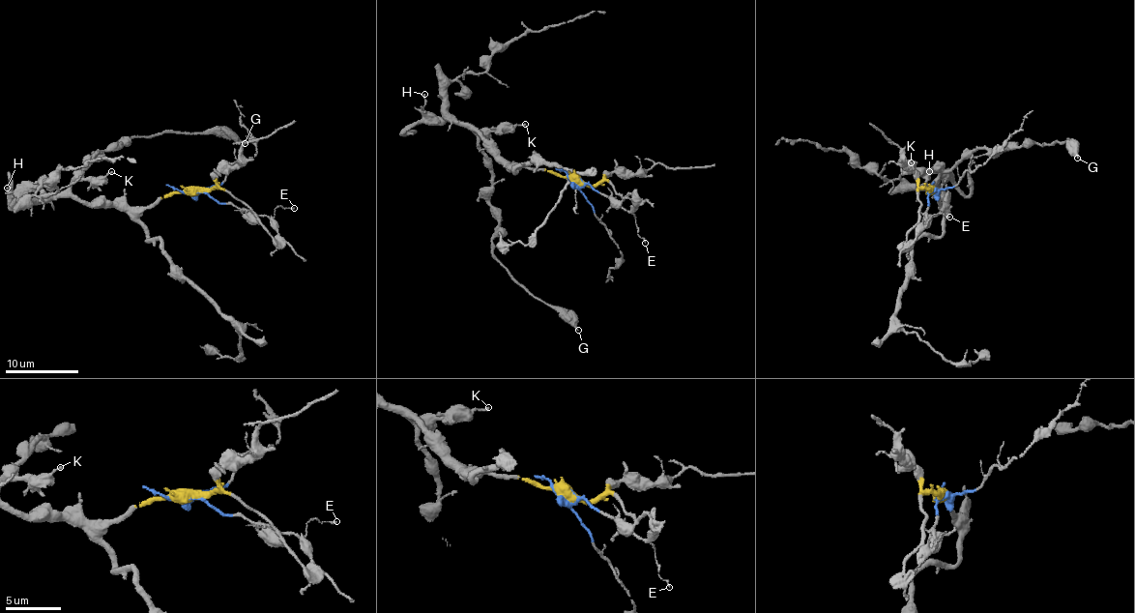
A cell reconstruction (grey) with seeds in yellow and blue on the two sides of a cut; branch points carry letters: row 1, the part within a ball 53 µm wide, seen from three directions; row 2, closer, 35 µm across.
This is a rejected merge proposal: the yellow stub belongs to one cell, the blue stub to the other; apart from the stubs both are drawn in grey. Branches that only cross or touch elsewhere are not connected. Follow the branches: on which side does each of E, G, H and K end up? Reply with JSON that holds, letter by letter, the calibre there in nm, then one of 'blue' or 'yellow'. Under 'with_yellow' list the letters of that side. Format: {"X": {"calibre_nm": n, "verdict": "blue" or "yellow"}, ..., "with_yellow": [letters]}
{"E": {"calibre_nm": 120, "verdict": "blue"}, "G": {"calibre_nm": 140, "verdict": "yellow"}, "H": {"calibre_nm": 150, "verdict": "yellow"}, "K": {"calibre_nm": 150, "verdict": "yellow"}, "with_yellow": ["G", "H", "K"]}

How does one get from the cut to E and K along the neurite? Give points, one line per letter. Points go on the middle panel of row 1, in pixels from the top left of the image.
E: (576, 184), (592, 186), (595, 191), (616, 198), (630, 212), (637, 233), (646, 243)
K: (576, 183), (521, 165), (503, 164), (476, 130), (473, 131), (511, 130), (525, 124)

